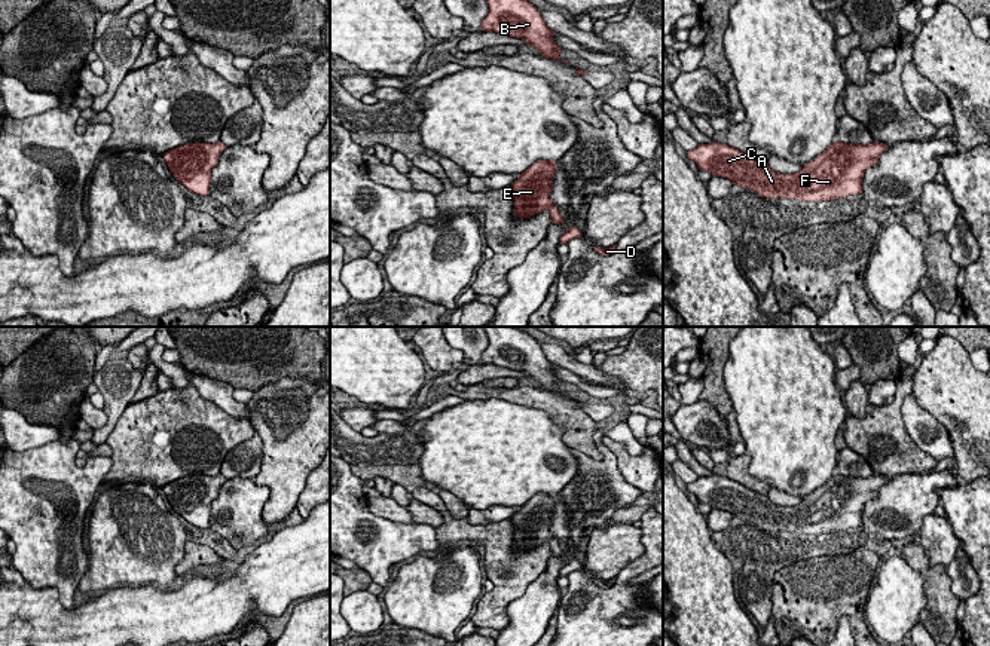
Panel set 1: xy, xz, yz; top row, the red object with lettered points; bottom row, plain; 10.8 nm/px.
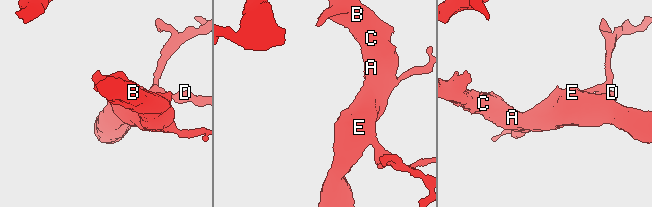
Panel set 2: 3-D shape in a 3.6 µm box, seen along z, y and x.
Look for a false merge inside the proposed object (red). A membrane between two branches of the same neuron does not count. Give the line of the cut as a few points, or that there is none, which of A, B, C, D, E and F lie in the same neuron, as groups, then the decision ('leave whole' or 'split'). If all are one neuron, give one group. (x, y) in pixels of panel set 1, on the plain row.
no cut; A B C D E F; leave whole

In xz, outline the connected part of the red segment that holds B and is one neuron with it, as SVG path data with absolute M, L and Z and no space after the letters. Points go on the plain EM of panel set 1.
M482 327L489 339L482 353L482 364L495 364L504 368L523 371L534 379L544 391L562 394L562 382L554 373L554 364L543 352L540 343L516 327Z

